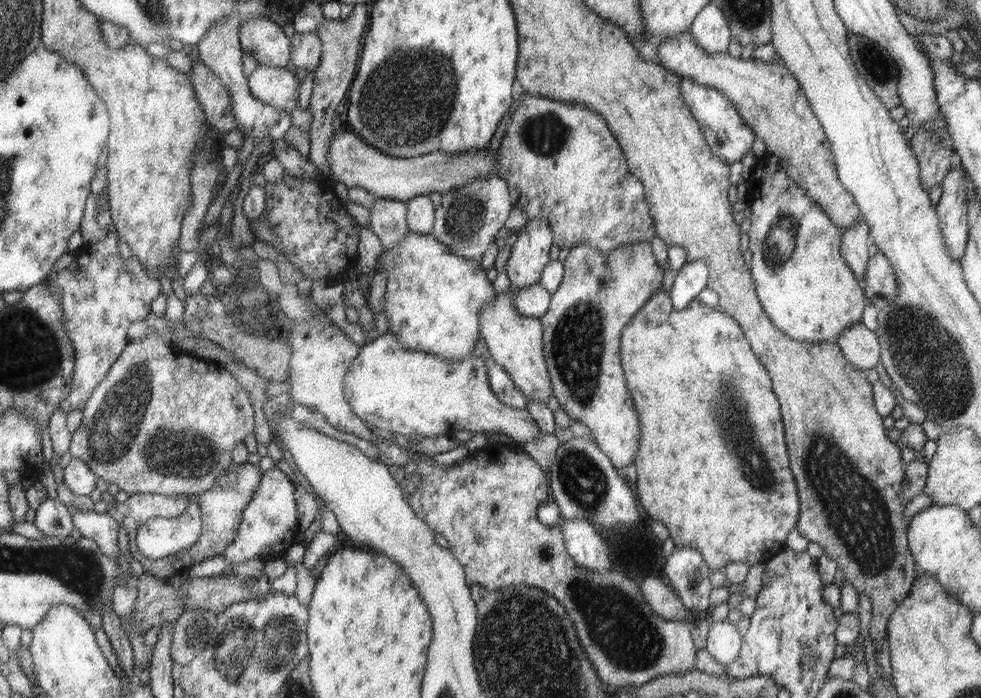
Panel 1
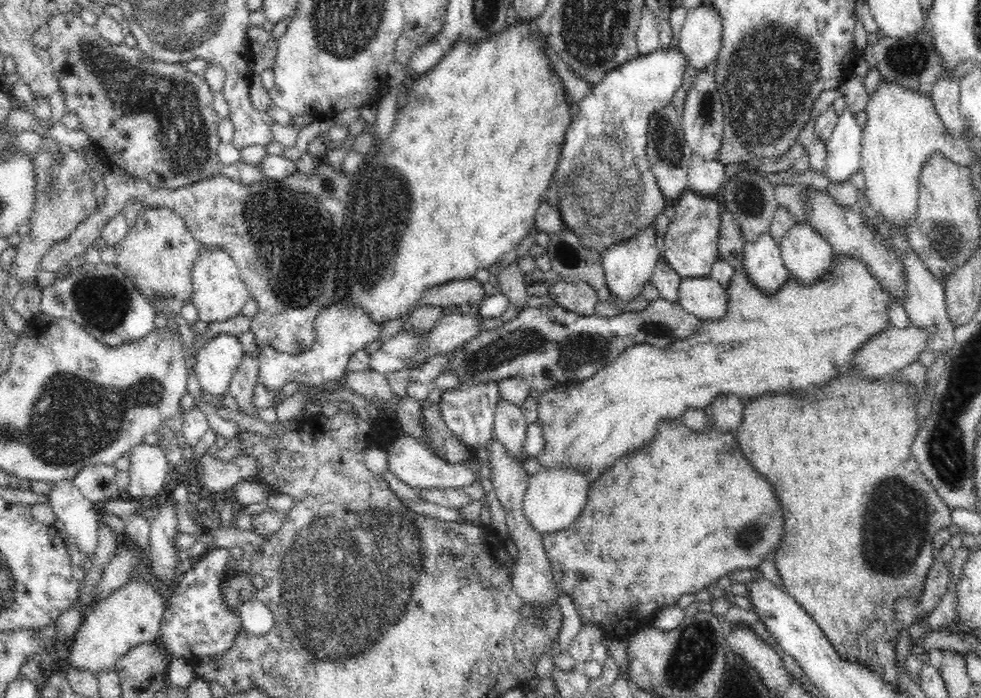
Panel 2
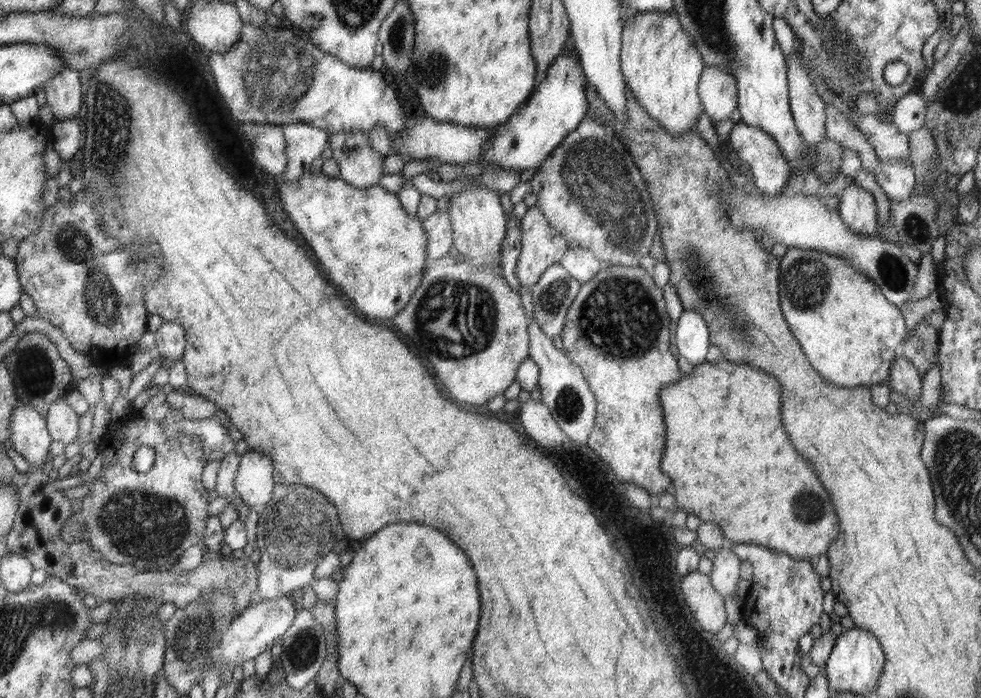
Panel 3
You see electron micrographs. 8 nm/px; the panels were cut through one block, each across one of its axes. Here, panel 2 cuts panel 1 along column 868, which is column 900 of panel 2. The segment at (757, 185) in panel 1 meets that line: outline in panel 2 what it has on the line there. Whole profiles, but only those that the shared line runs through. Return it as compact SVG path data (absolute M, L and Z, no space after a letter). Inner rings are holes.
M838 253L833 256L832 267L825 272L816 282L804 283L795 277L789 277L777 288L773 293L766 293L760 287L755 286L750 273L746 269L735 270L733 276L725 288L725 314L720 319L698 320L696 323L696 332L692 332L688 338L684 340L673 340L668 347L660 348L649 346L647 343L635 345L628 348L615 362L610 366L594 373L594 376L584 381L577 381L570 385L560 385L558 389L548 390L537 398L538 416L540 426L542 427L543 437L545 440L542 454L538 458L533 458L535 463L544 468L562 466L573 466L579 468L580 471L608 470L622 456L630 455L634 450L640 450L642 446L648 444L657 431L658 422L664 419L680 419L682 414L688 408L704 409L708 404L714 401L716 396L721 393L734 394L744 400L753 400L758 397L767 397L768 395L788 394L790 391L805 391L806 389L824 386L824 384L832 381L844 370L848 368L848 362L854 358L856 350L860 350L868 340L872 340L874 336L878 336L891 326L890 317L888 316L888 304L890 302L902 303L902 298L893 298L889 292L883 289L883 286L871 275L870 265L864 261L860 255L846 255L846 253Z

